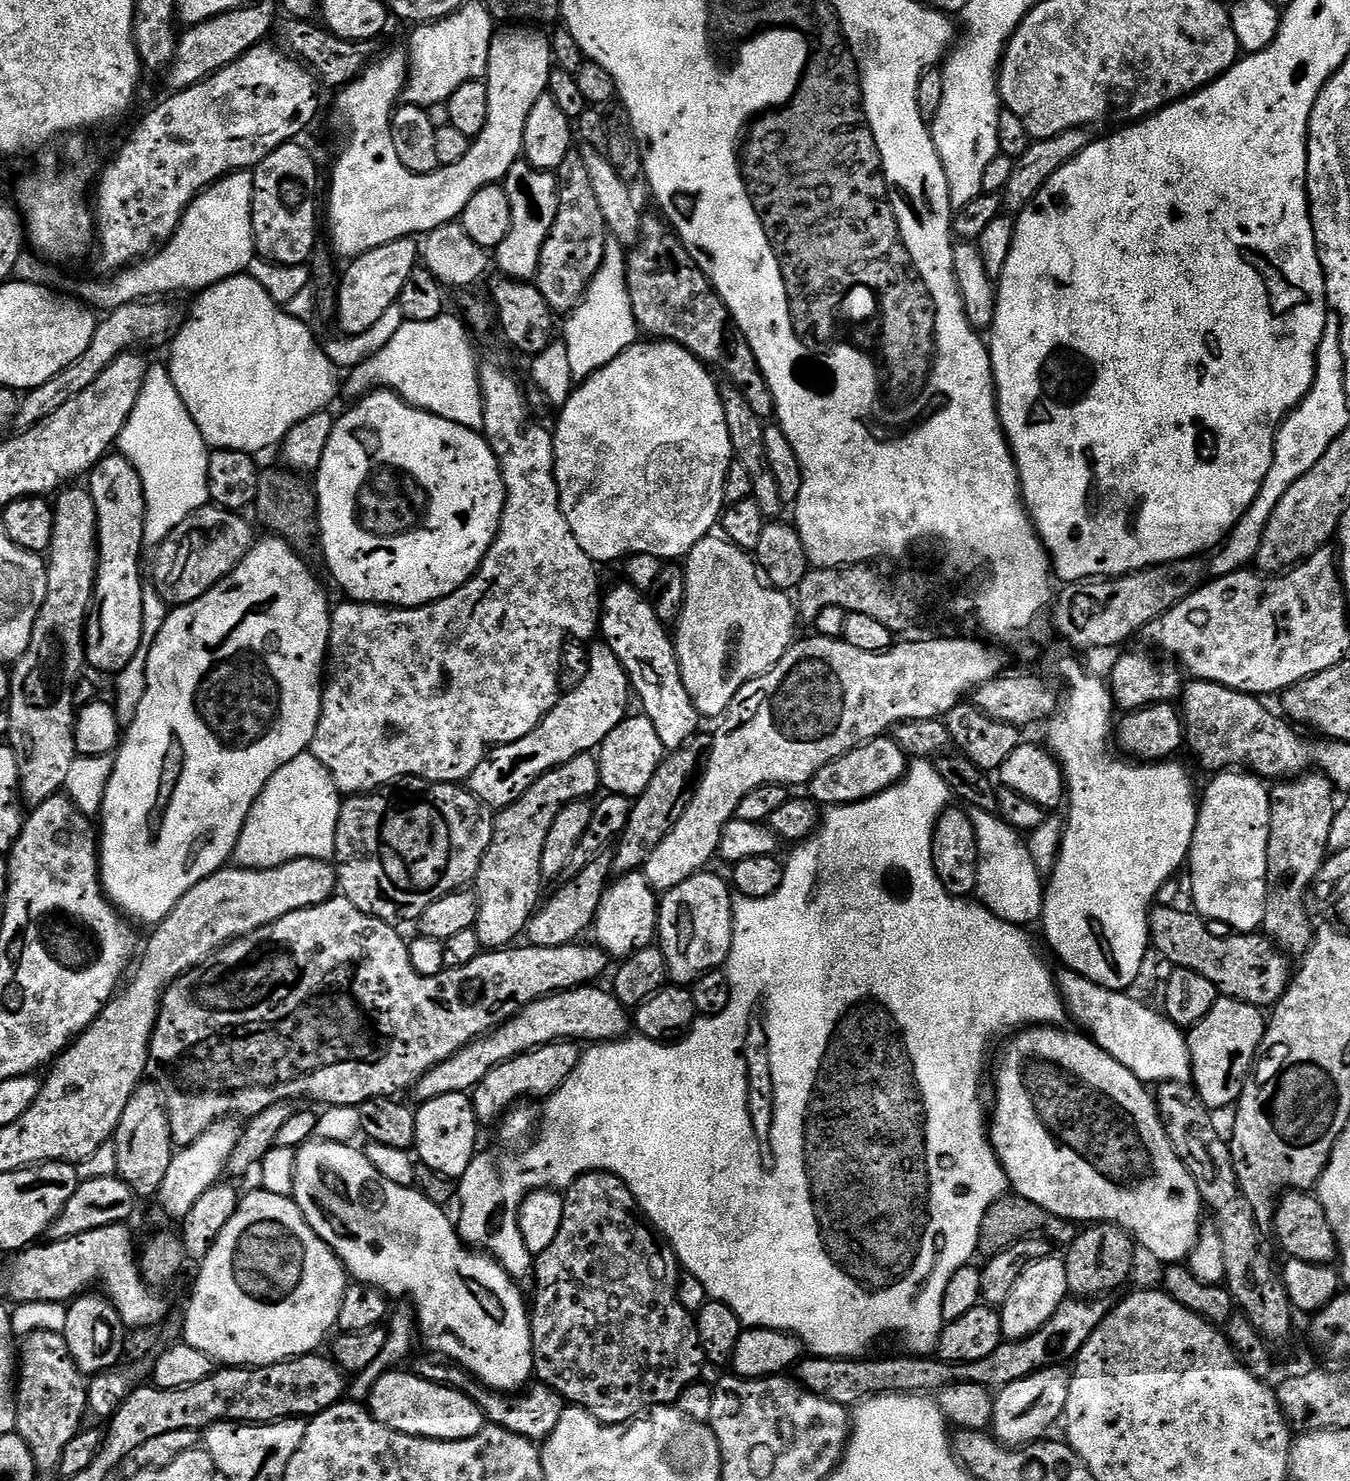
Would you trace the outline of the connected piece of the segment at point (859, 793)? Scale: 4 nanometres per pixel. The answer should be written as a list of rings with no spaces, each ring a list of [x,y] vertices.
[[[885,734],[879,736],[877,740],[871,740],[846,754],[842,754],[842,758],[834,758],[834,762],[826,762],[826,766],[822,766],[822,770],[818,770],[818,774],[814,774],[814,778],[808,781],[806,791],[809,793],[807,795],[820,806],[822,804],[824,804],[823,806],[859,804],[861,800],[869,800],[893,788],[908,773],[909,763],[910,757],[902,754],[902,750],[898,750],[891,735]]]

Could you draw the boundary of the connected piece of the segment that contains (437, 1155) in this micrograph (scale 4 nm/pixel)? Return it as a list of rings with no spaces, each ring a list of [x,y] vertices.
[[[463,1092],[442,1094],[442,1098],[425,1100],[419,1107],[415,1109],[416,1143],[414,1145],[418,1160],[420,1155],[420,1160],[426,1167],[433,1168],[444,1176],[462,1177],[471,1160],[478,1153],[476,1147],[478,1121],[471,1099]]]

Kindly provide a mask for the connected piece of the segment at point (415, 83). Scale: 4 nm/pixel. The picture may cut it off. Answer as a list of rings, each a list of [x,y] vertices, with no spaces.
[[[465,2],[454,14],[441,20],[433,20],[431,24],[422,24],[415,29],[412,41],[406,47],[408,57],[408,78],[404,81],[402,100],[404,104],[413,104],[427,109],[431,104],[443,104],[462,86],[471,80],[484,80],[488,74],[490,46],[494,35],[494,21],[488,13],[488,7],[482,2]]]

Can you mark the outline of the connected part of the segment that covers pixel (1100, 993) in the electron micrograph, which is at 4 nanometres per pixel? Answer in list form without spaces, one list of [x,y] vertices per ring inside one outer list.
[[[1071,970],[1057,971],[1056,989],[1064,1000],[1067,1015],[1084,1024],[1083,1031],[1110,1058],[1122,1062],[1130,1074],[1134,1074],[1145,1085],[1159,1086],[1165,1080],[1192,1079],[1192,1063],[1188,1053],[1188,1037],[1178,1025],[1167,1016],[1147,1008],[1140,1000],[1128,996],[1127,991],[1115,992],[1113,988],[1103,988],[1085,976]]]

